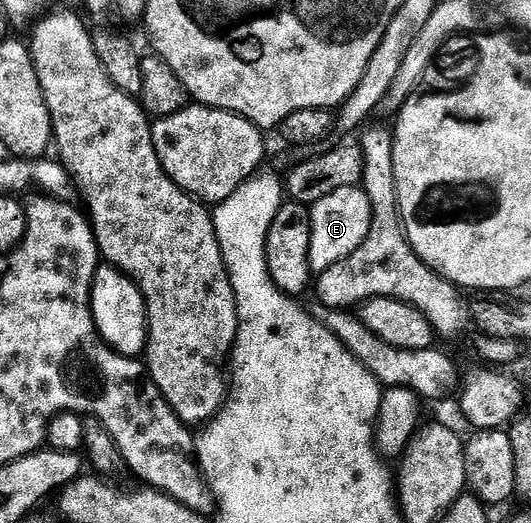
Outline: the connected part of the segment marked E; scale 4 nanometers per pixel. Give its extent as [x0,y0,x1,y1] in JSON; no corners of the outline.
[310,186,372,275]

